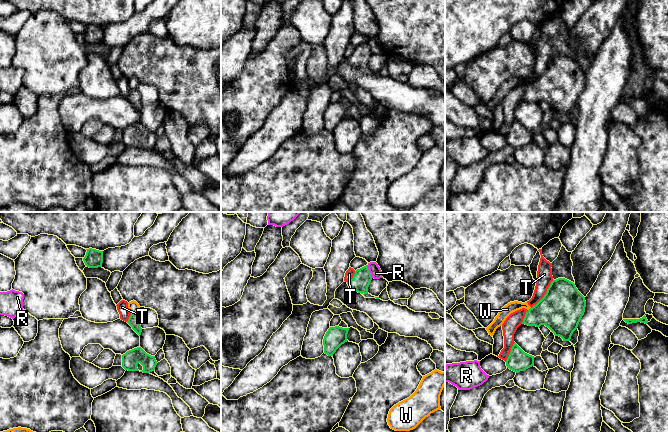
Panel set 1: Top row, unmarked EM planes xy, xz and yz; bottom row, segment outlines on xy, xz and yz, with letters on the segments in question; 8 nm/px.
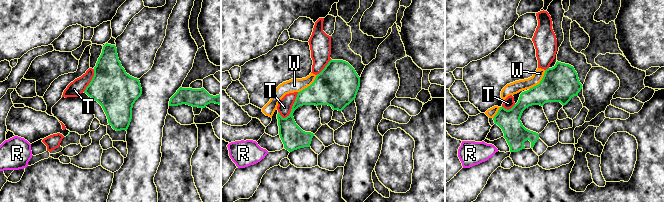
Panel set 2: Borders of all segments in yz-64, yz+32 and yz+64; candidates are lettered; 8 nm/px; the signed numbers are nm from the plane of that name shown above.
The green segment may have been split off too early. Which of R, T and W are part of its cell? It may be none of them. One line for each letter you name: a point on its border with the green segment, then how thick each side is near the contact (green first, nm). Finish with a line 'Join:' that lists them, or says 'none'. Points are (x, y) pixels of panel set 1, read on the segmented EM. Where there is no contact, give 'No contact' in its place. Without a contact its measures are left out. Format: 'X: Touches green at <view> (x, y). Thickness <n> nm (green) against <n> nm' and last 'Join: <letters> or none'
Join: none

